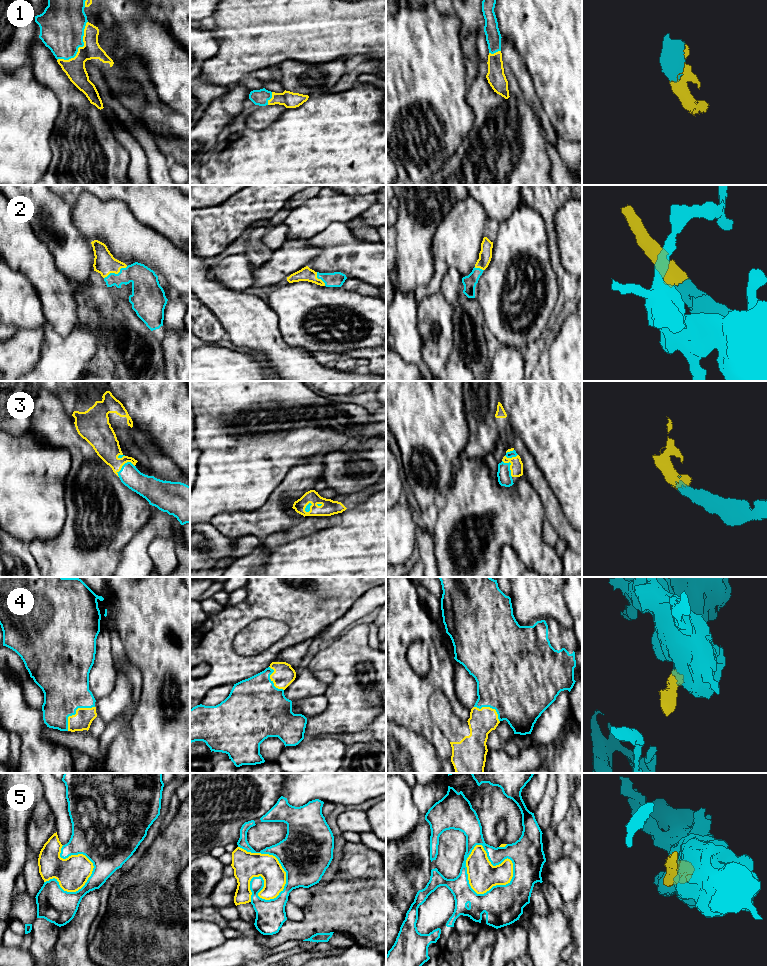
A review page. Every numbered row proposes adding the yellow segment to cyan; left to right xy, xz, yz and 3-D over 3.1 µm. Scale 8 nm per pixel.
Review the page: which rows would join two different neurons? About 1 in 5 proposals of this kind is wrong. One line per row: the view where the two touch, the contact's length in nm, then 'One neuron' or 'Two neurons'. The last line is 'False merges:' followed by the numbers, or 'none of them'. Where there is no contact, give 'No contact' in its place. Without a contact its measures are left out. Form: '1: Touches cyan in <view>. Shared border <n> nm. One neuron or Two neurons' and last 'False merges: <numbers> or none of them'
1: Touches cyan in xy. Shared border 400 nm. One neuron
2: Touches cyan in xy. Shared border 220 nm. One neuron
3: Touches cyan in xy. Shared border 170 nm. One neuron
4: Touches cyan in xy. Shared border 300 nm. One neuron
5: Touches cyan in xz. Shared border 500 nm. Two neurons
False merges: 5

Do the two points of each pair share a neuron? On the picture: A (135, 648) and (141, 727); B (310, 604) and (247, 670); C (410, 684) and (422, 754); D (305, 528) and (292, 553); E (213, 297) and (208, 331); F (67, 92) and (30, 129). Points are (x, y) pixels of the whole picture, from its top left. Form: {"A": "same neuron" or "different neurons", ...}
{"A": "same neuron", "B": "same neuron", "C": "different neurons", "D": "different neurons", "E": "different neurons", "F": "different neurons"}

